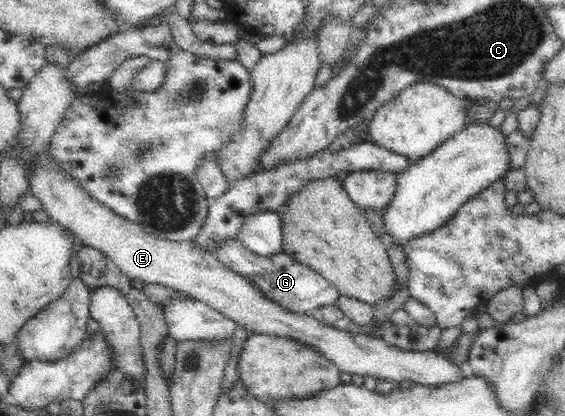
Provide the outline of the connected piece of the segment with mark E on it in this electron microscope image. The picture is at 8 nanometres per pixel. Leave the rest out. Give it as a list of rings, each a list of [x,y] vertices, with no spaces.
[[[47,154],[41,156],[39,162],[40,168],[33,172],[31,178],[31,194],[41,201],[51,220],[77,236],[83,244],[107,255],[130,280],[163,284],[167,288],[185,293],[233,319],[242,335],[275,333],[279,336],[292,336],[319,347],[319,351],[323,351],[341,373],[369,376],[392,383],[409,380],[425,386],[457,384],[463,380],[460,366],[447,359],[440,350],[402,349],[387,344],[382,338],[327,326],[311,318],[310,314],[293,314],[283,310],[265,299],[252,282],[229,270],[215,255],[200,251],[190,241],[173,242],[148,234],[139,224],[128,222],[111,209],[91,200],[74,180],[63,178],[55,164],[47,160]]]

